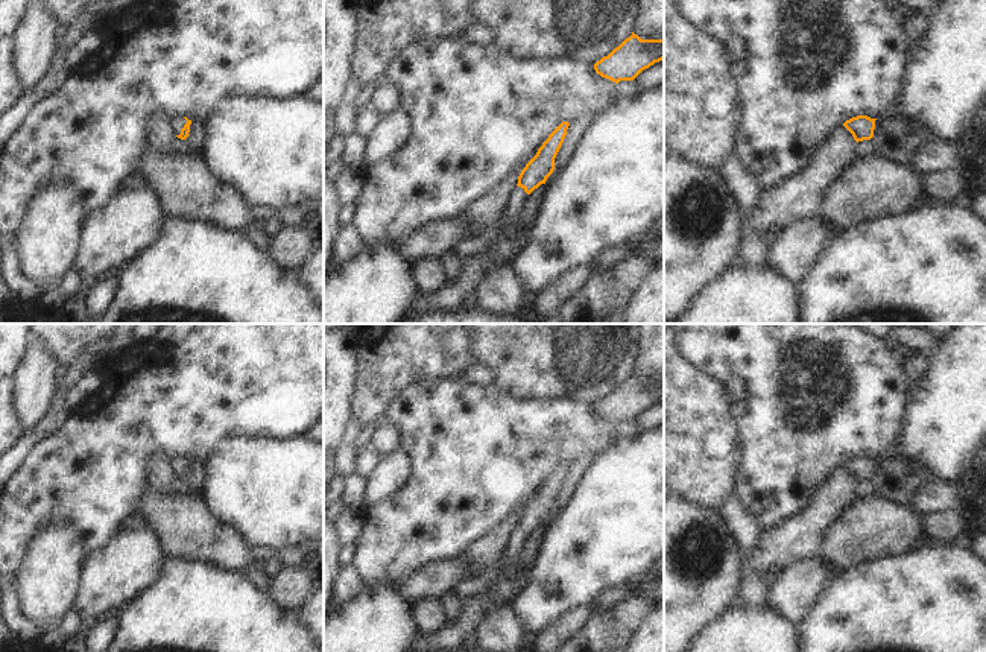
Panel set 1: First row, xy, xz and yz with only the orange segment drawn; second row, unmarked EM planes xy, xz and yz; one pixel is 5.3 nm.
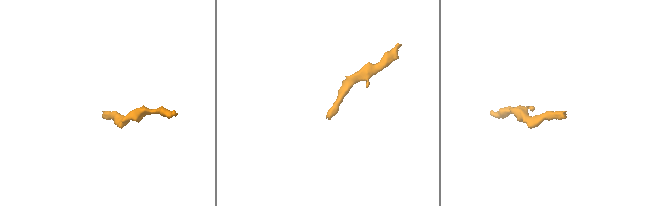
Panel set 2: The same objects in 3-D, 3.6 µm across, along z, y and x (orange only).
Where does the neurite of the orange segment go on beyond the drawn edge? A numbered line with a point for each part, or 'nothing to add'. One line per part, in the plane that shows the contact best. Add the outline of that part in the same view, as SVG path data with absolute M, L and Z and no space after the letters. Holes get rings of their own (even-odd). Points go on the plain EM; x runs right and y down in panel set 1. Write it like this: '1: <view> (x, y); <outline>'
1: xy (178, 464); M184 457L172 459L172 467L173 467L176 476L181 474L181 470L184 468L185 464L187 464L187 461Z

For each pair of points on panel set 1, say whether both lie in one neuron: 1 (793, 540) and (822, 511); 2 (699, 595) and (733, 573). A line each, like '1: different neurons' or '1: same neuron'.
1: same neuron
2: same neuron

